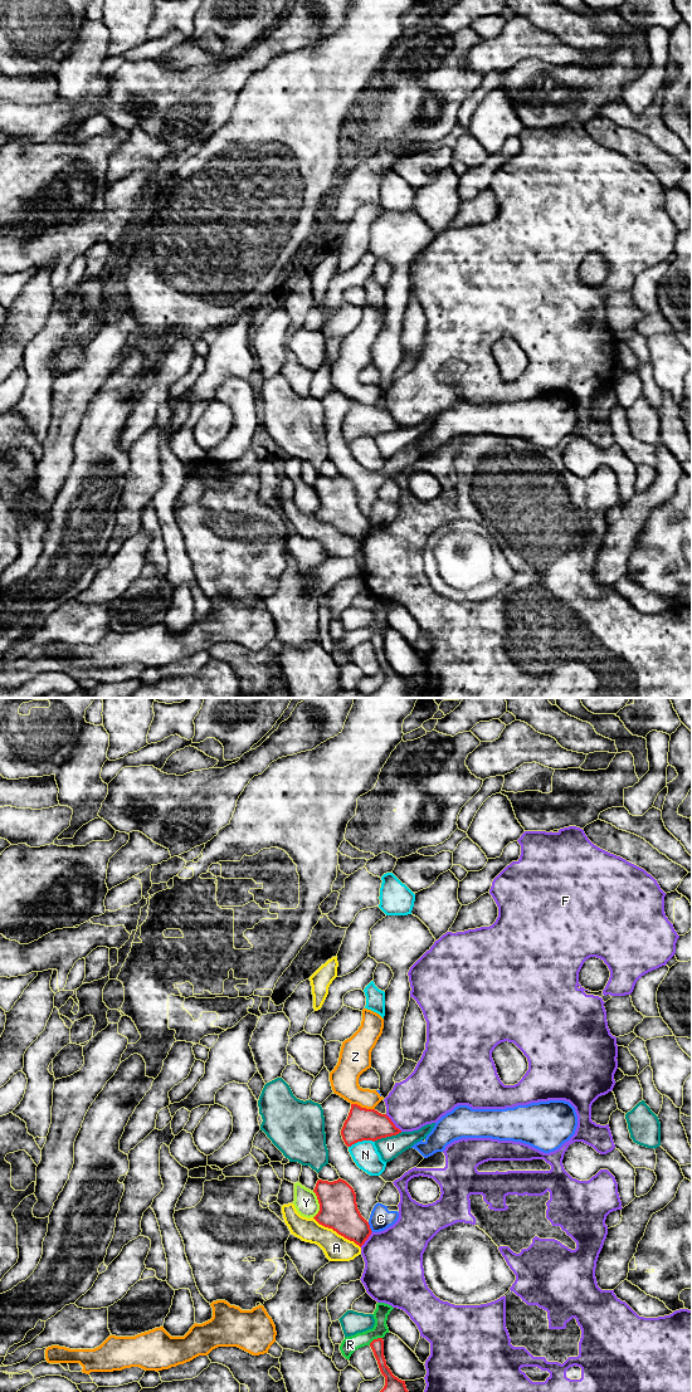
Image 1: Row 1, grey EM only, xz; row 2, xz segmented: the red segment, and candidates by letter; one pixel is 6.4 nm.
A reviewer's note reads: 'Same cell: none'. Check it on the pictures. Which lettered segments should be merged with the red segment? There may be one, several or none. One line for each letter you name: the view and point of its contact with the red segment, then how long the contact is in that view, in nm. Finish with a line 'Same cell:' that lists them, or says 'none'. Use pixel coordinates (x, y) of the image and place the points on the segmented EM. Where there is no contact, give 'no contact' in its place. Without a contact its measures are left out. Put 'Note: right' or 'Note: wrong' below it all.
Same cell: none
Note: right

